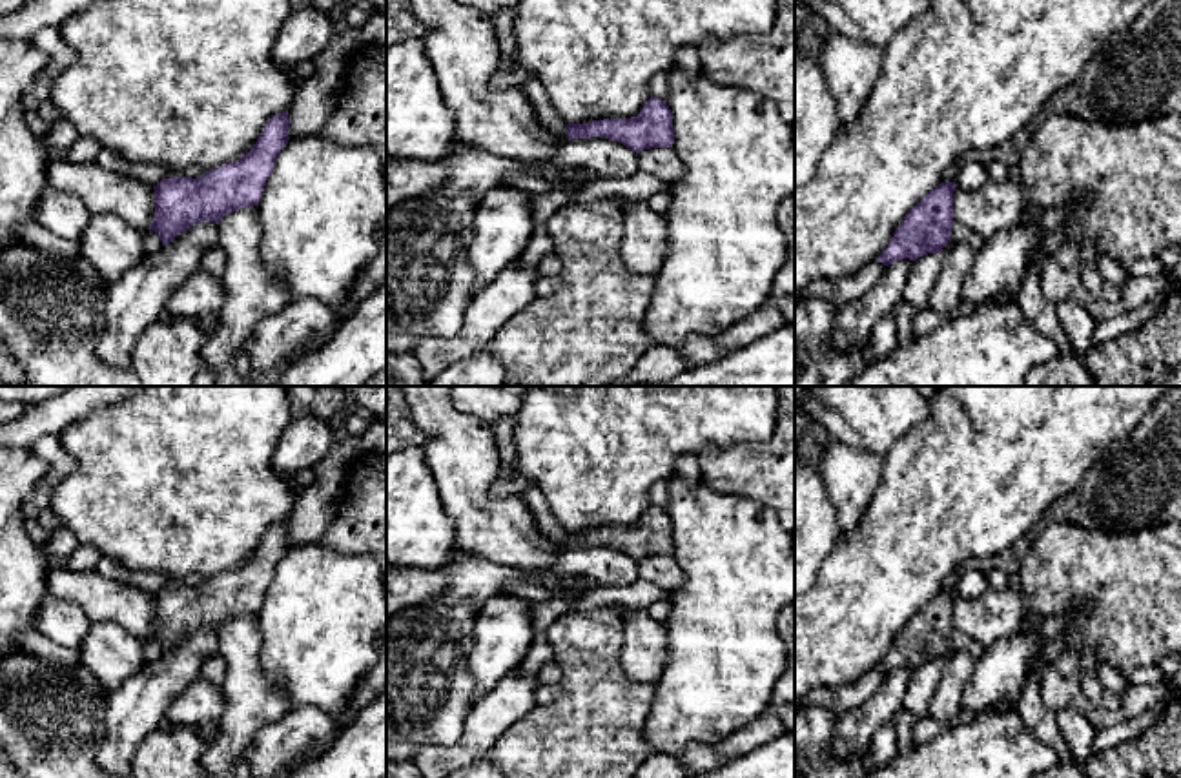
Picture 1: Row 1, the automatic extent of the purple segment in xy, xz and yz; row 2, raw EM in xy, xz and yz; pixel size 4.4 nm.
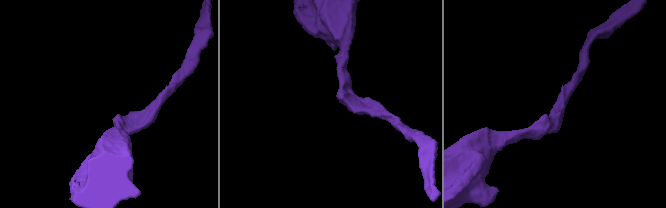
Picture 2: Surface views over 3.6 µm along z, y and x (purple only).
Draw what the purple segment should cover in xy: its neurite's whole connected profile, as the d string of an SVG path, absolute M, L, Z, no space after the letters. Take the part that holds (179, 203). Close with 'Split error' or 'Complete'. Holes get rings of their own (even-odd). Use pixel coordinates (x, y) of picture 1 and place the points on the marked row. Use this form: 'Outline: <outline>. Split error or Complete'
Outline: M288 109L273 115L264 126L261 137L253 148L242 155L237 162L224 164L221 168L210 169L197 179L191 177L175 177L162 179L155 186L155 217L148 230L153 230L160 235L162 246L173 242L173 239L184 233L190 226L199 222L215 222L233 213L241 208L252 208L261 202L266 180L273 171L273 164L288 144Z. Complete

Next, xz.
Outline: M651 97L636 117L603 118L589 124L567 124L567 138L605 137L640 153L651 148L673 148L673 113L665 100Z. Complete

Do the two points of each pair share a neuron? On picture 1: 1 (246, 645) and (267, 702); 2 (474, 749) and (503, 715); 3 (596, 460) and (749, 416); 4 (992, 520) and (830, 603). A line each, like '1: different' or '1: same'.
1: same
2: same
3: same
4: same

